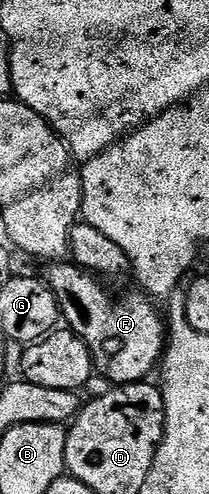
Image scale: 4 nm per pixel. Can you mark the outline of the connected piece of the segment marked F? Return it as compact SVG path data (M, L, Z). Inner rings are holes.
M56 262L49 268L52 269L49 270L48 276L46 275L46 283L58 302L63 323L74 335L82 338L82 342L86 342L86 346L92 351L95 371L99 375L105 376L116 386L147 381L151 377L148 375L155 368L157 371L158 365L163 361L164 350L168 343L166 323L164 324L163 318L160 317L159 310L152 305L155 303L139 291L137 291L138 293L132 292L129 296L122 297L121 300L115 300L100 285L103 283L93 273L83 268L77 268L72 262Z

